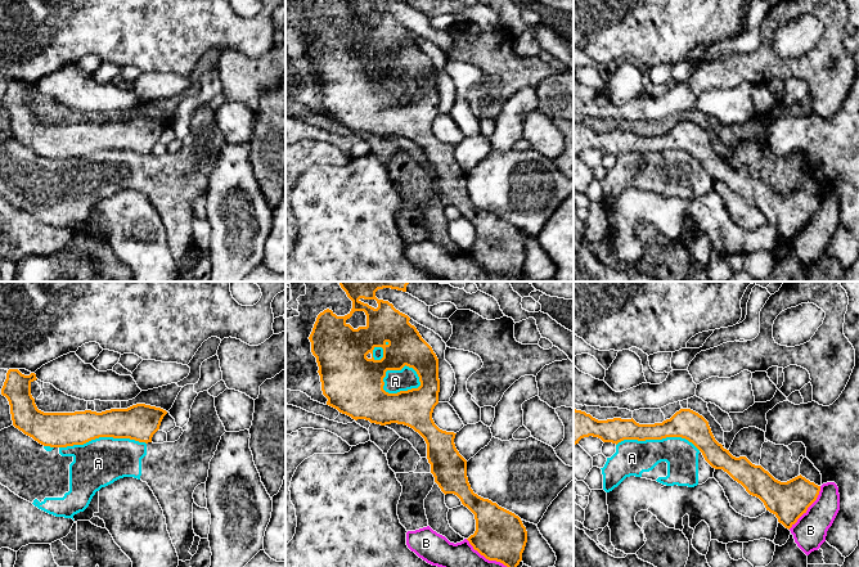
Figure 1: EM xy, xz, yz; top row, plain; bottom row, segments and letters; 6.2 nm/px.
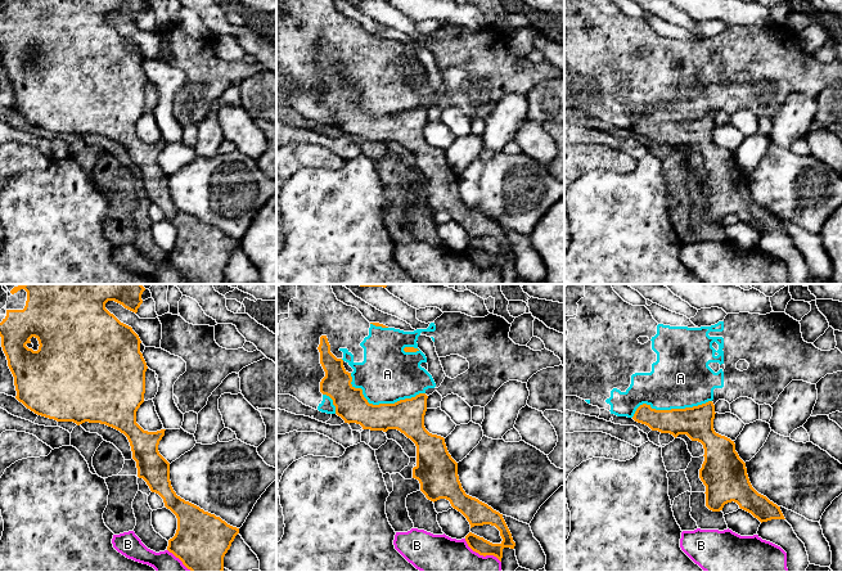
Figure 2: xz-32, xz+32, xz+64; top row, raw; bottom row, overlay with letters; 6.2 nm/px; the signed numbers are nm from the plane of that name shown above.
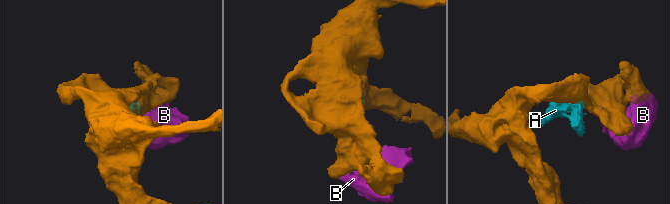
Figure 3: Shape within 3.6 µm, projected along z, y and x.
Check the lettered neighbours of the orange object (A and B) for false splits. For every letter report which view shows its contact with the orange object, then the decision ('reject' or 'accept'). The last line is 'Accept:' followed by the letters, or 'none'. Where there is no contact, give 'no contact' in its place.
A: meets orange in xz; reject
B: meets orange in yz; reject
Accept: none

